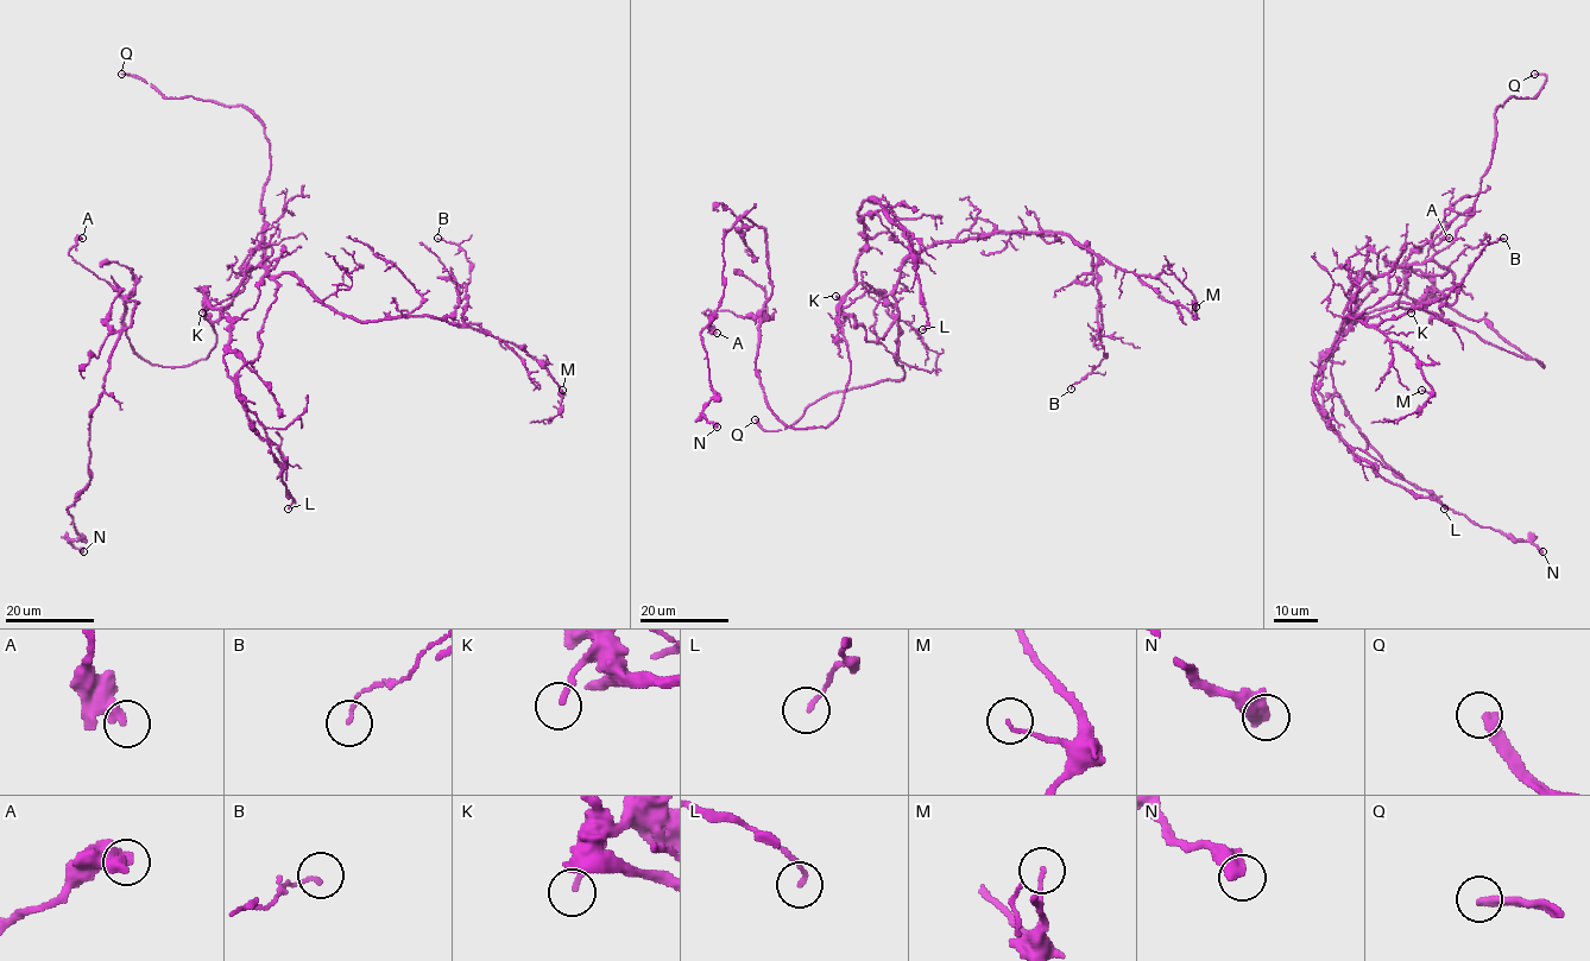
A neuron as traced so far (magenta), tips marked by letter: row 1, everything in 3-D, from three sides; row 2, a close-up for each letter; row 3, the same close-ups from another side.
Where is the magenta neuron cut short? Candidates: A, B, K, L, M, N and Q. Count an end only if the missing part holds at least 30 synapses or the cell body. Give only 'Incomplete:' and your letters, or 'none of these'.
Incomplete: Q

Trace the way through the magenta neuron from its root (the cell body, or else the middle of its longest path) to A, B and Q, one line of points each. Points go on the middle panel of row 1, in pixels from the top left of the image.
A: (841, 406), (826, 427), (786, 425), (768, 405), (756, 370), (759, 320), (706, 310), (717, 333)
B: (841, 406), (839, 310), (889, 295), (926, 248), (995, 232), (1066, 234), (1098, 258), (1104, 358), (1071, 389)
Q: (841, 406), (850, 360), (839, 310), (882, 291), (904, 377), (828, 392), (781, 430), (755, 419)

